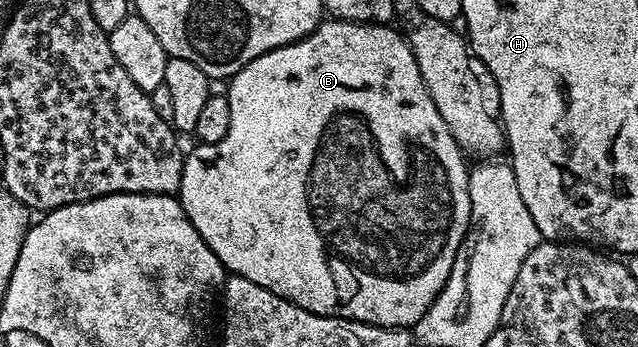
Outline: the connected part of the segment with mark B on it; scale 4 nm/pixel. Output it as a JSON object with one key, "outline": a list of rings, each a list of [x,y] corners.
{"outline":[[[323,20],[307,38],[276,48],[240,68],[228,82],[232,108],[228,136],[216,144],[195,145],[195,150],[185,155],[177,197],[196,232],[200,232],[208,248],[216,252],[231,275],[244,276],[244,280],[252,280],[252,284],[260,284],[260,288],[268,288],[268,292],[276,292],[276,296],[313,314],[350,318],[373,326],[412,328],[428,308],[432,308],[436,296],[444,288],[456,252],[470,229],[470,170],[464,151],[456,144],[452,132],[448,132],[448,124],[444,124],[444,116],[440,116],[436,104],[432,104],[412,48],[394,28],[377,22]]]}

